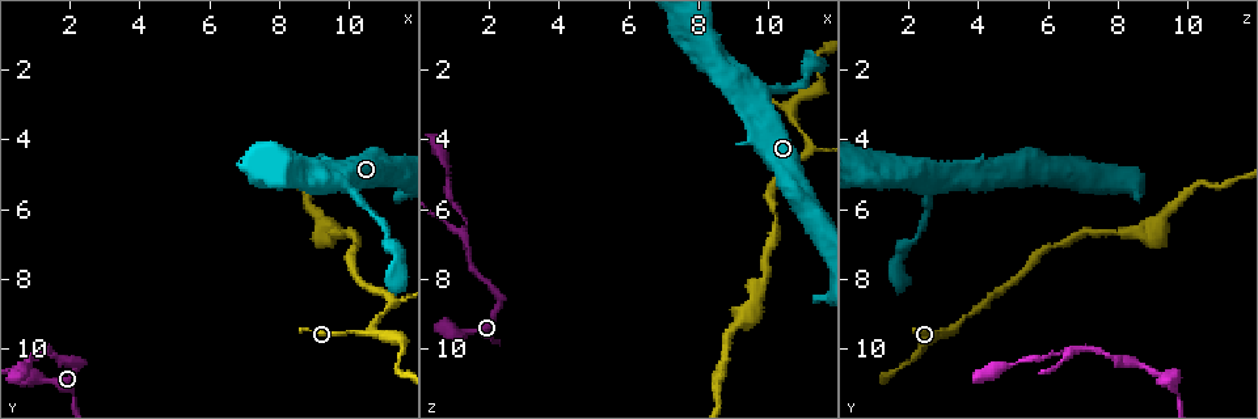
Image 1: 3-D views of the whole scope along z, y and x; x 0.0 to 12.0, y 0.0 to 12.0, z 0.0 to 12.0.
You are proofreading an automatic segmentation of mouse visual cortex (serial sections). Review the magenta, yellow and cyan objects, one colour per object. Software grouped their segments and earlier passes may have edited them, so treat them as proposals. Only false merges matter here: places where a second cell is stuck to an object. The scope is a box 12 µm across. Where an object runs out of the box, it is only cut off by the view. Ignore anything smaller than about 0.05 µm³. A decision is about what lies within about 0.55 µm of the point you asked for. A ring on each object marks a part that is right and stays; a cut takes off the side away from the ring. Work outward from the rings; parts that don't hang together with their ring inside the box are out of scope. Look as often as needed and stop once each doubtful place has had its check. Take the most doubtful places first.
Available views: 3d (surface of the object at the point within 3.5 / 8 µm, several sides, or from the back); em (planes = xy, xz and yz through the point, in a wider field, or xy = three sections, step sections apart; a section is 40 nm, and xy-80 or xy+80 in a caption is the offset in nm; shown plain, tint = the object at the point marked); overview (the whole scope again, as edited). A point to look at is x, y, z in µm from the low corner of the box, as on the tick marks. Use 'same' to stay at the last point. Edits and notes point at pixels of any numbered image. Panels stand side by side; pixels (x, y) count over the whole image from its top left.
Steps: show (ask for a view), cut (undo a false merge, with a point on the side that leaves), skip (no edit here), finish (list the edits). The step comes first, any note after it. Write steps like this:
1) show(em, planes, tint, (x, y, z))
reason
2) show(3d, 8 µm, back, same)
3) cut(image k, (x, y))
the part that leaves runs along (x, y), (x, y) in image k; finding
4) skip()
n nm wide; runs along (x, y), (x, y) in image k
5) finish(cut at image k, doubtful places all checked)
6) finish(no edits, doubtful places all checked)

show(3d, 8 µm, (1.3, 10.0, 6.8))
three-way junction

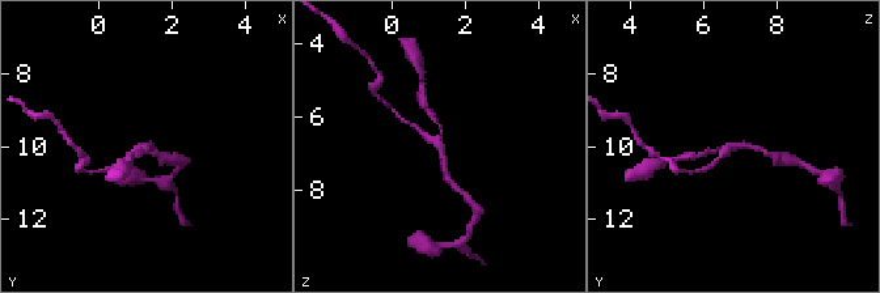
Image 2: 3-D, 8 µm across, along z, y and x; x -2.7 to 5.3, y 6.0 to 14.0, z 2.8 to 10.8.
show(em, planes, tint, (1.3, 10.0, 6.8))

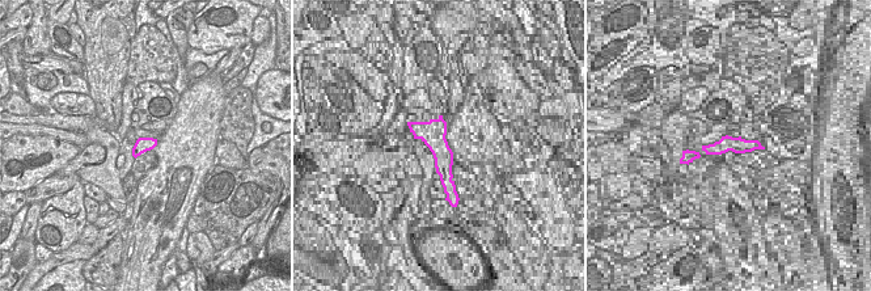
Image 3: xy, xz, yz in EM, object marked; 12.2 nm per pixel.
skip()
3 arms; runs along (449, 179), (441, 130), (430, 113) in image 2; continuous, no second cell

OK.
show(3d, 8 µm, (10.6, 9.6, 3.1))
arms part here

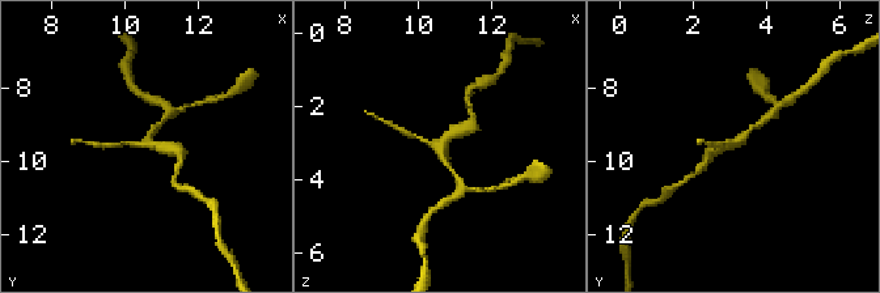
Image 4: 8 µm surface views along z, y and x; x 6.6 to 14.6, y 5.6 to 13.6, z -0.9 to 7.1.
show(3d, 3.5 µm, (10.5, 9.5, 3.1))
zoom in

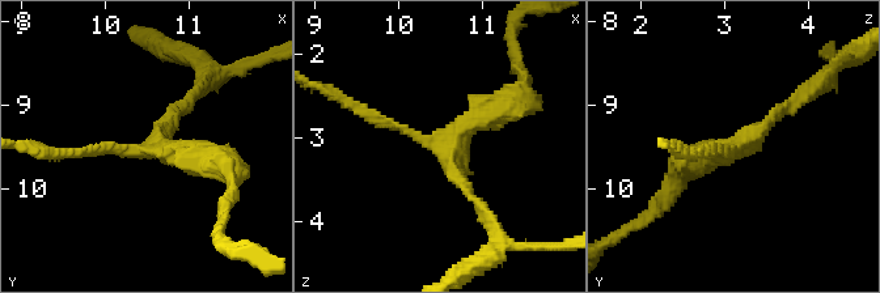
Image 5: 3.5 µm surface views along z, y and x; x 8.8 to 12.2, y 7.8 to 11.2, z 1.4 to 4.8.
show(em, planes, tint, (10.55, 9.50, 3.10))

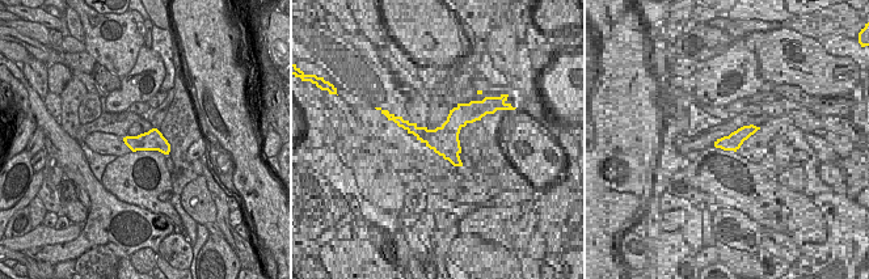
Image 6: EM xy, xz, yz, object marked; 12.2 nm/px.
skip()
runs along (362, 109), (447, 149), (478, 207) in image 5; continuous, no second cell

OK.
show(3d, 3.5 µm, (11.3, 8.6, 4.3))
abrupt turn

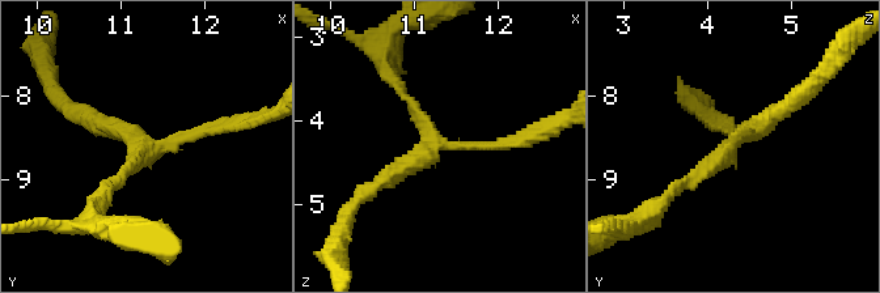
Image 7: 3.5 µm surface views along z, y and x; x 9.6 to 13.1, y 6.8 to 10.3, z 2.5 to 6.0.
show(em, xy, step 5, tint, (11.20, 8.60, 4.30))
3 arms; arms of 100, 150, 250 nm

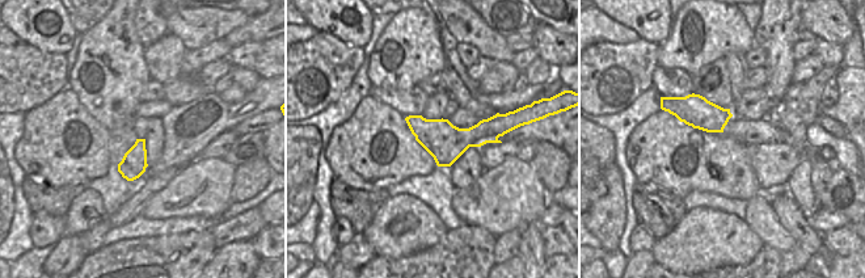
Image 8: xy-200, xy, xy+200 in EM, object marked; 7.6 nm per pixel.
show(em, xy, step 3, tint, same)

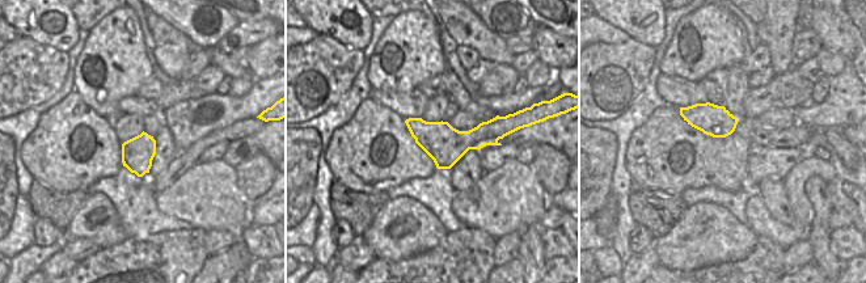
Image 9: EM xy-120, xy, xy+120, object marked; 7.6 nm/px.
skip()
runs along (669, 195), (777, 111) in image 7; one cell here

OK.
finish(no edits, doubtful places all checked)

